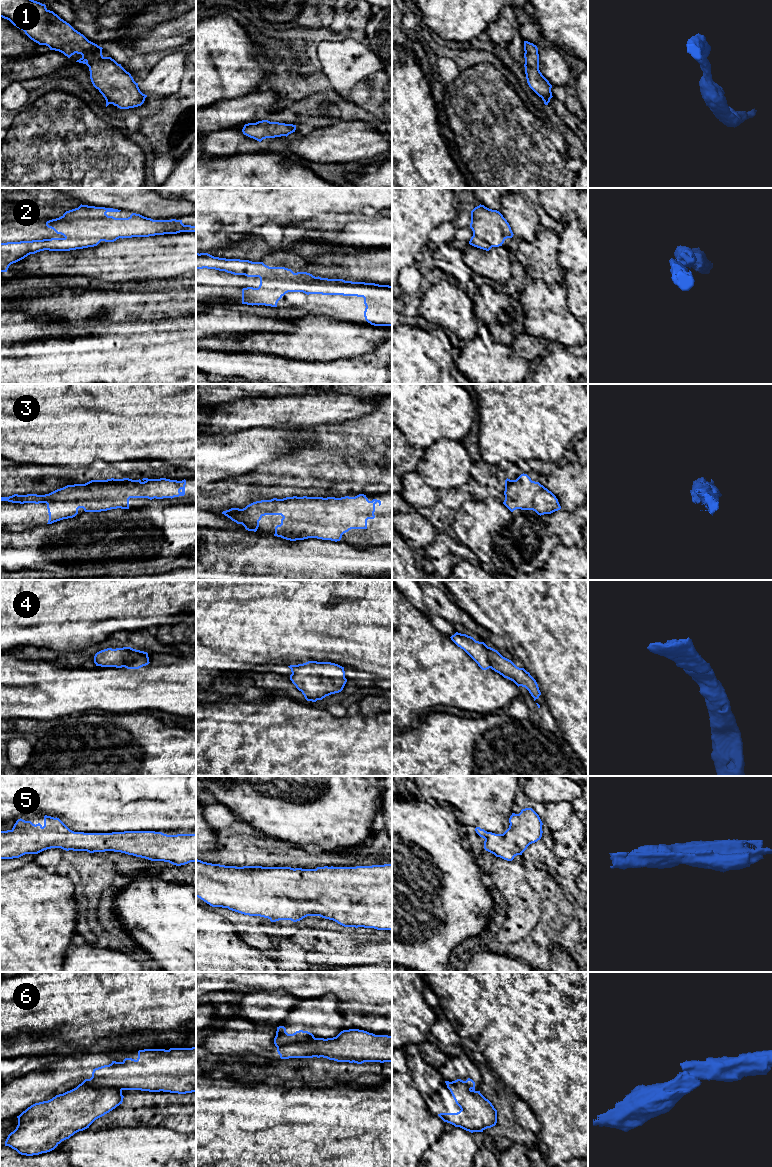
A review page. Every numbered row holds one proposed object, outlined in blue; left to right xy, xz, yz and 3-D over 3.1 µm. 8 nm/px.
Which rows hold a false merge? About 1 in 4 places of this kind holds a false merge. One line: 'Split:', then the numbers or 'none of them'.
Split: 6

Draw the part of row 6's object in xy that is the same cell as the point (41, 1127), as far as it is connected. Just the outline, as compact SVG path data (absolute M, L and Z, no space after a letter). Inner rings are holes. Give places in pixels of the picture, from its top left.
M81 1083L70 1091L56 1095L48 1101L35 1103L23 1111L17 1116L18 1125L8 1135L5 1146L26 1156L50 1152L62 1141L89 1128L96 1119L122 1104L123 1098L122 1090L111 1087L94 1087Z

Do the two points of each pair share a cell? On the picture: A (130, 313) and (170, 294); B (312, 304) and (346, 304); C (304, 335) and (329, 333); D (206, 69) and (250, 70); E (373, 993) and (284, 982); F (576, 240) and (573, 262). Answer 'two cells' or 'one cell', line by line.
A: one cell
B: one cell
C: one cell
D: one cell
E: one cell
F: one cell

